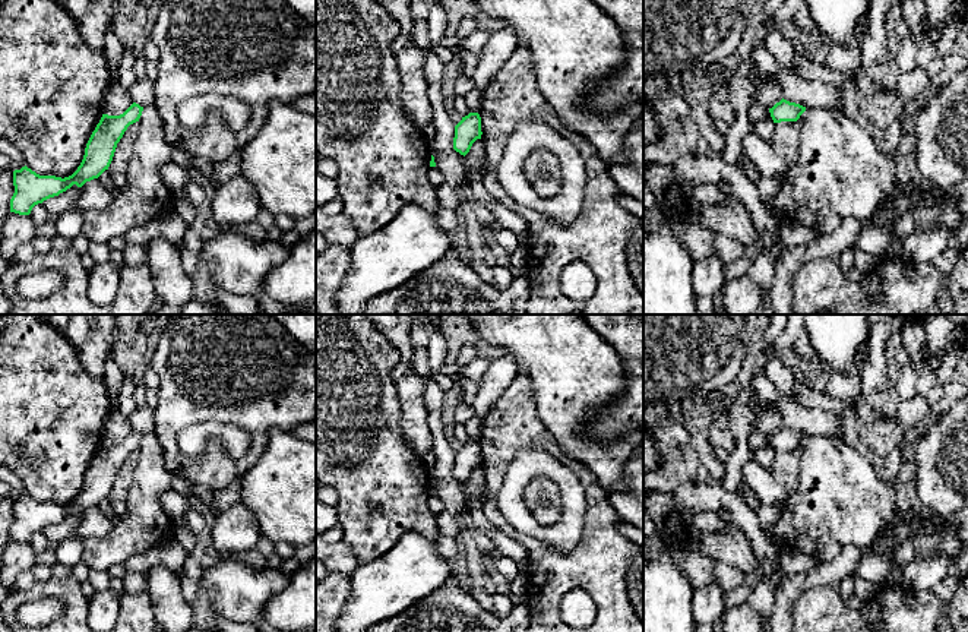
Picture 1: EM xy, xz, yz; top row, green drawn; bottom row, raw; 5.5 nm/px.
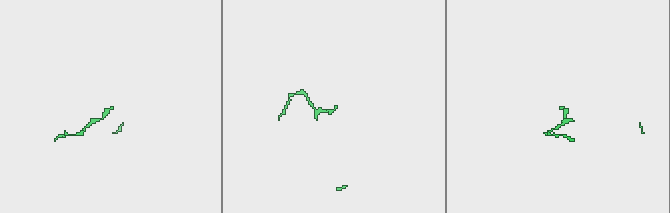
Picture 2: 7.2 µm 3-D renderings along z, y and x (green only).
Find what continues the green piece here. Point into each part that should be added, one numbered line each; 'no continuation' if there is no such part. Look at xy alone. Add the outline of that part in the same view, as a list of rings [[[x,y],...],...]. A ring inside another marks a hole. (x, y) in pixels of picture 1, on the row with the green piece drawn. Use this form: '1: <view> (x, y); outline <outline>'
no continuation

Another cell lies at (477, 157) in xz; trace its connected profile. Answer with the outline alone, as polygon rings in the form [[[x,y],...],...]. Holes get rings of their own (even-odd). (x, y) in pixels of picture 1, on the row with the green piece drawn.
[[[477,139],[472,143],[469,152],[465,155],[464,165],[466,170],[466,178],[465,178],[466,184],[471,181],[472,171],[478,171],[481,174],[481,178],[483,178],[483,174],[484,174],[485,167],[487,167],[485,148],[484,148],[483,139]]]

